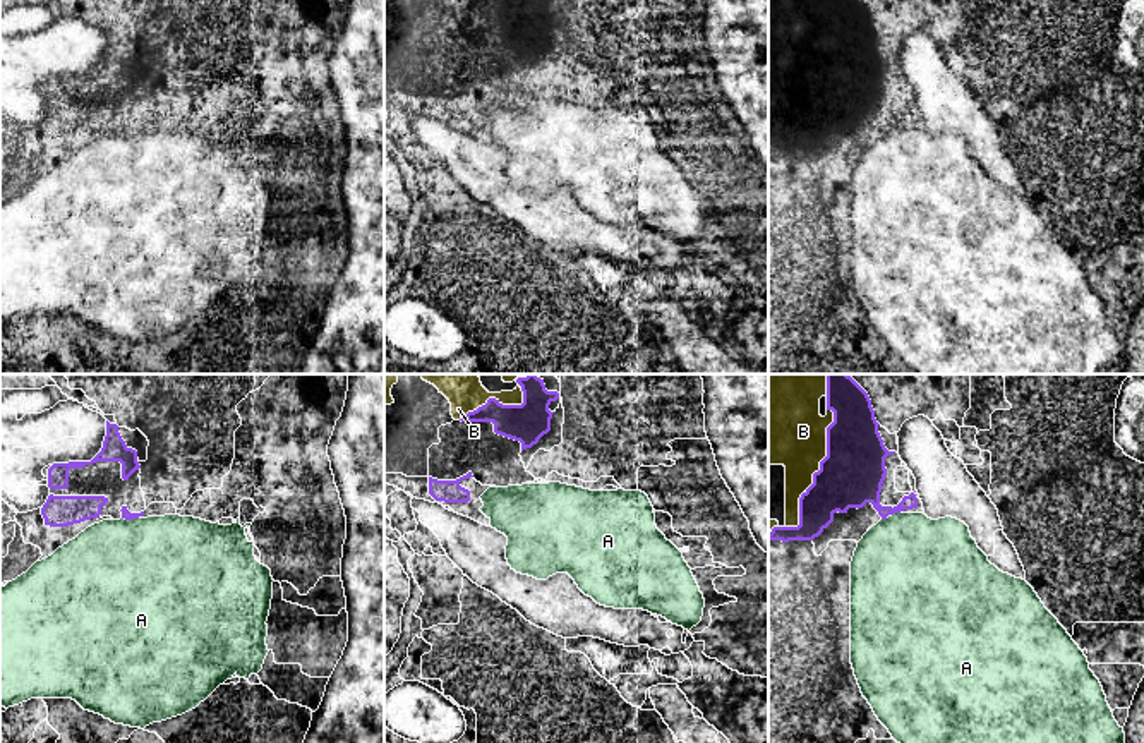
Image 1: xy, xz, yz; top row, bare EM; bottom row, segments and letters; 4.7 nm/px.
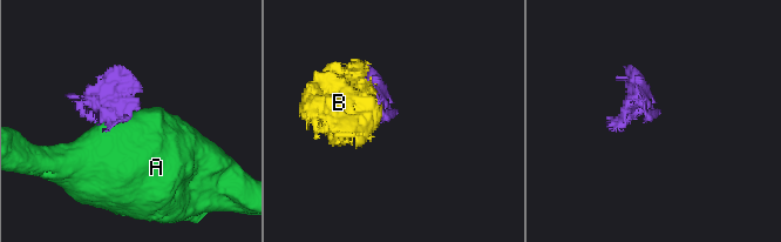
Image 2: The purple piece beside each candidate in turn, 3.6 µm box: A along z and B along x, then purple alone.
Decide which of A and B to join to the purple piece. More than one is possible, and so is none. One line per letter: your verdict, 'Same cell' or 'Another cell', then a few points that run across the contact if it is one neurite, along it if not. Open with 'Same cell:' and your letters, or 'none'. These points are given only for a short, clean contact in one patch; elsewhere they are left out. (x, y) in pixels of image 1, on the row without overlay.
Same cell: B
A: Another cell. Line: yz (901, 126), (892, 131)
B: Same cell

